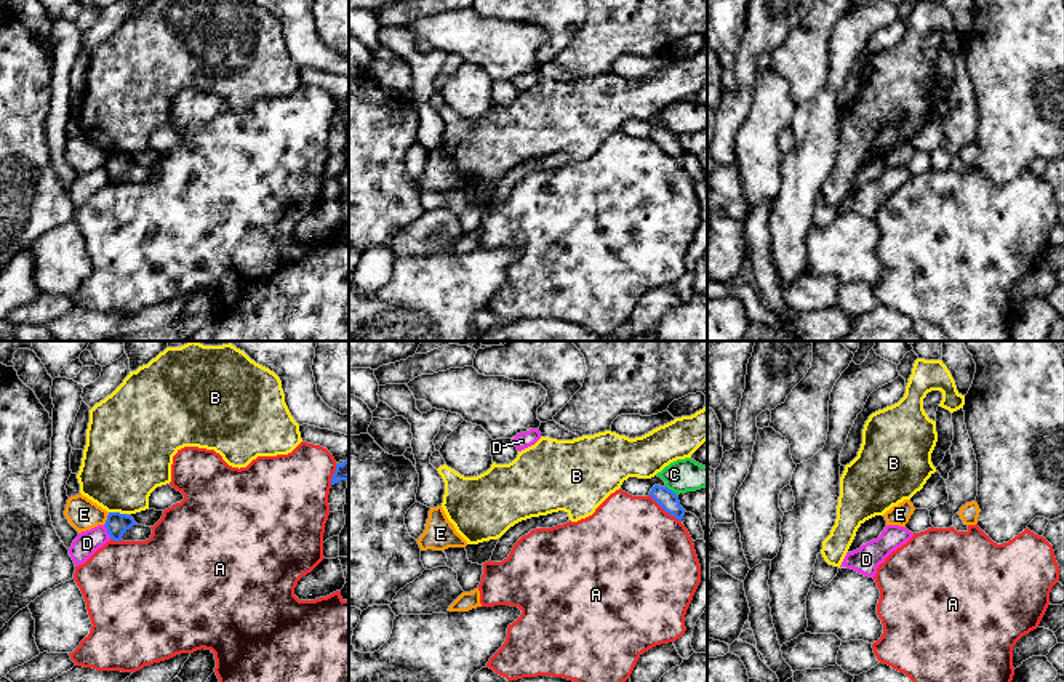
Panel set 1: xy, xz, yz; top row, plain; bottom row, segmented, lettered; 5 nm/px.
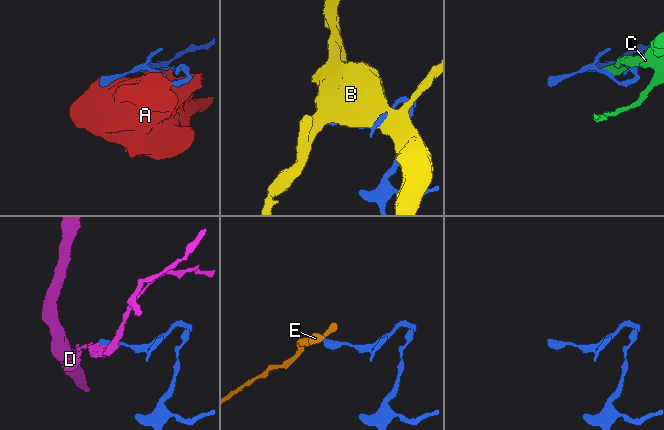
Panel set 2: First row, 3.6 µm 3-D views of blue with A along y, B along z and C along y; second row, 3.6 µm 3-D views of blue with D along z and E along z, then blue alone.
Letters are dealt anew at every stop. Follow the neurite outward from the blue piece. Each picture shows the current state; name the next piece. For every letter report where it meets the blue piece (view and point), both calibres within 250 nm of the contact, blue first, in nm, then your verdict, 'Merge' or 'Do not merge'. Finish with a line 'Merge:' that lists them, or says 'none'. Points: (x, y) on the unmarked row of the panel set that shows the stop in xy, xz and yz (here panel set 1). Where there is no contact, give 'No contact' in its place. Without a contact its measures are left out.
A: Touches blue at xz (664, 151). Thickness 100 nm (blue) against 500 nm. Do not merge
B: Touches blue at xy (117, 154). Thickness 110 nm (blue) against 400 nm. Do not merge
C: Touches blue at xz (671, 132). Thickness 100 nm (blue) against 170 nm. Do not merge
D: Touches blue at xy (108, 173). Thickness 110 nm (blue) against 120 nm. Do not merge
E: Touches blue at xy (108, 160). Thickness 110 nm (blue) against 160 nm. Do not merge
Merge: none

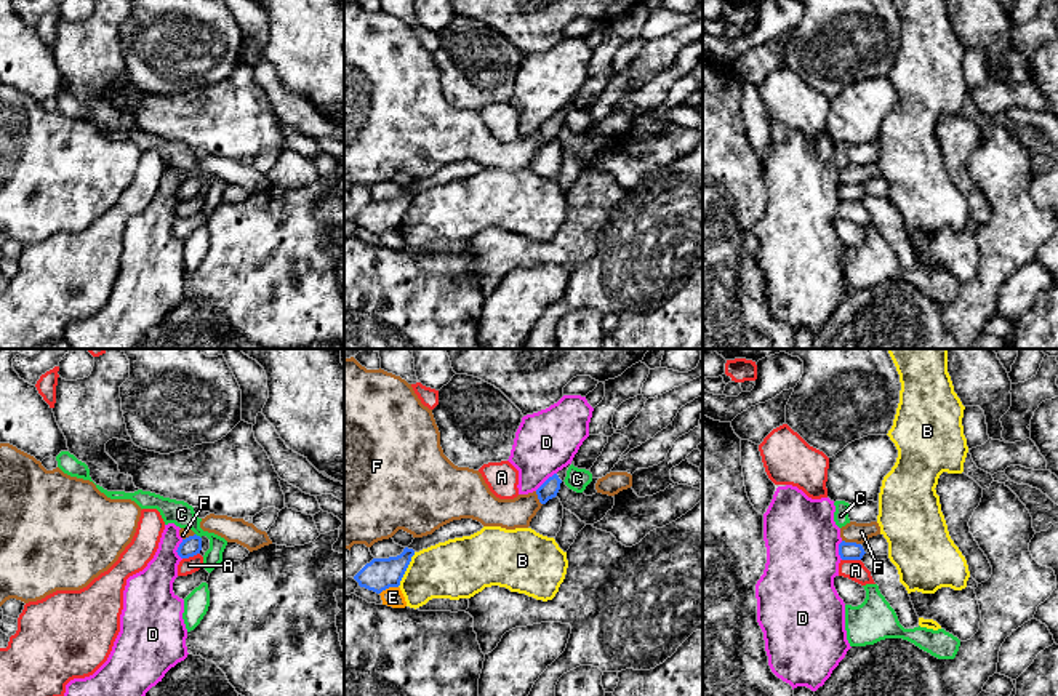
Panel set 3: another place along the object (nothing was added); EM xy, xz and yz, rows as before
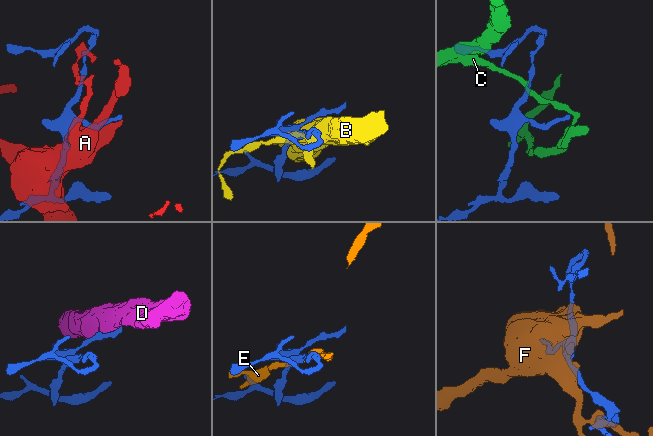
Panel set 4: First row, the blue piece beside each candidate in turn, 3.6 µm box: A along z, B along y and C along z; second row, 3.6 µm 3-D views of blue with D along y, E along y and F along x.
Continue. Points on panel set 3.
A: Touches blue at yz (852, 200). Thickness 100 nm (blue) against 110 nm. Do not merge
B: Touches blue at xz (405, 212). Thickness 160 nm (blue) against 300 nm. Do not merge
C: Touches blue at xy (199, 178). Thickness 100 nm (blue) against 120 nm. Do not merge
D: Touches blue at xz (546, 122). Thickness 90 nm (blue) against 320 nm. Do not merge
E: Touches blue at xz (388, 229). Thickness 160 nm (blue) against 100 nm. Do not merge
F: Touches blue at yz (852, 184). Thickness 100 nm (blue) against 100 nm. Do not merge
Merge: none

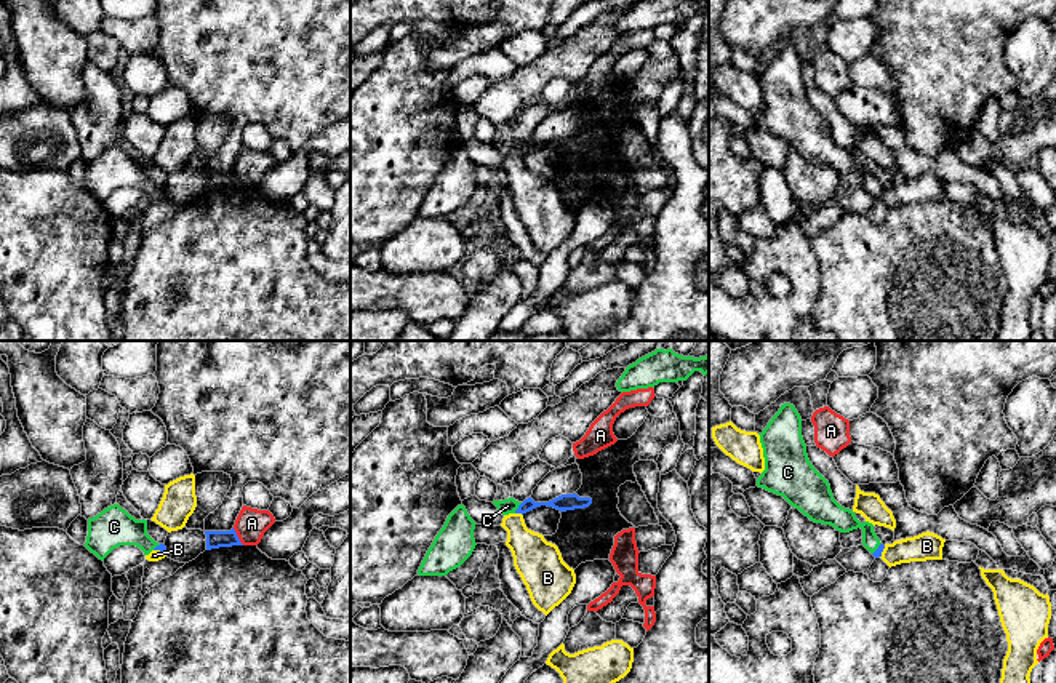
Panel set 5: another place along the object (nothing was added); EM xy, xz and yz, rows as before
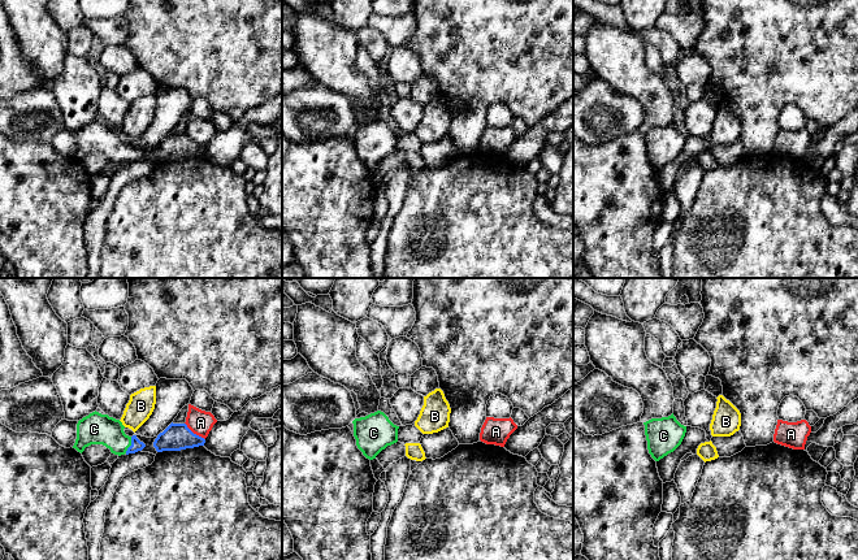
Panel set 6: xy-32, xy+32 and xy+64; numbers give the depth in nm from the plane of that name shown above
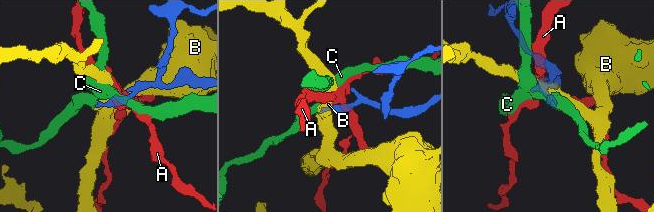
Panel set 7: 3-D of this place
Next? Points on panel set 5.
A: Touches blue at xy (237, 178). Thickness 90 nm (blue) against 160 nm. Do not merge
B: Touches blue at xz (519, 154). Thickness 80 nm (blue) against 220 nm. Do not merge
C: Touches blue at xz (519, 149). Thickness 80 nm (blue) against 80 nm. Merge
Merge: C

